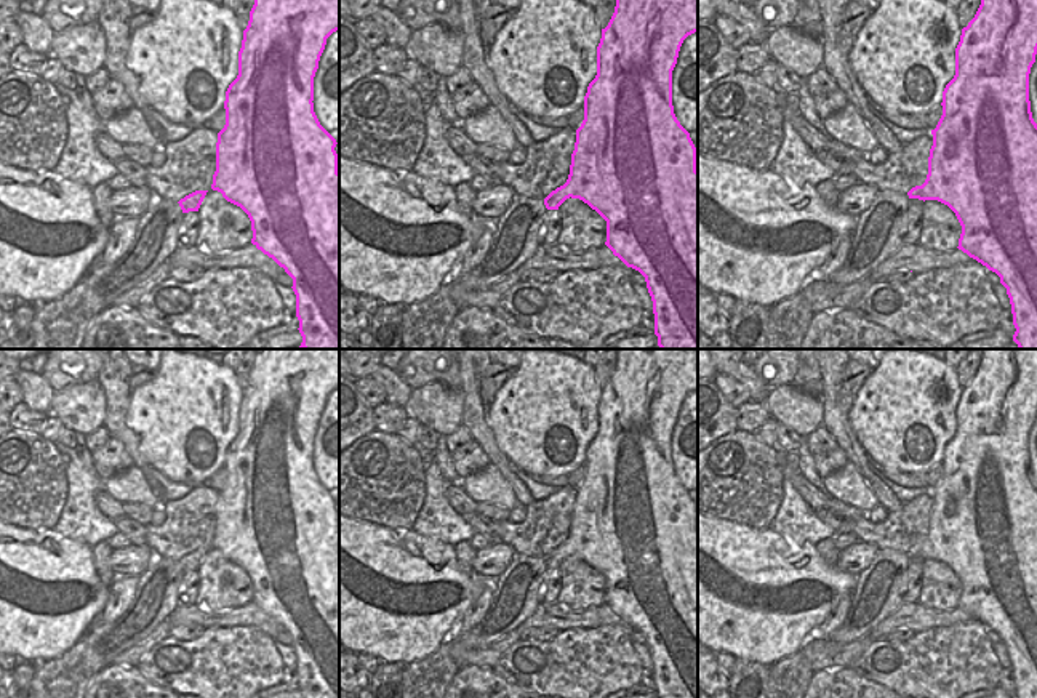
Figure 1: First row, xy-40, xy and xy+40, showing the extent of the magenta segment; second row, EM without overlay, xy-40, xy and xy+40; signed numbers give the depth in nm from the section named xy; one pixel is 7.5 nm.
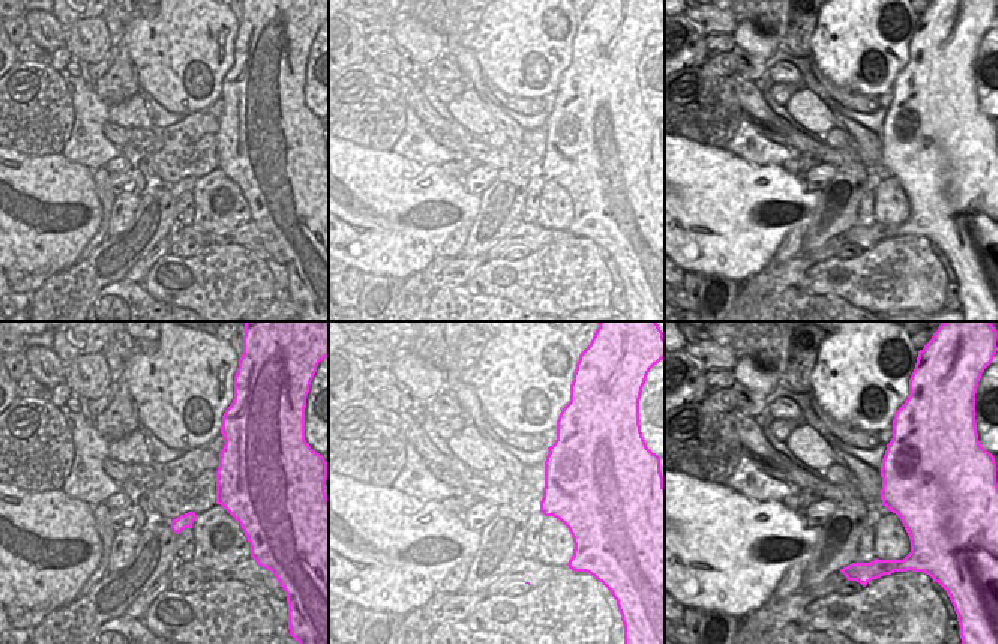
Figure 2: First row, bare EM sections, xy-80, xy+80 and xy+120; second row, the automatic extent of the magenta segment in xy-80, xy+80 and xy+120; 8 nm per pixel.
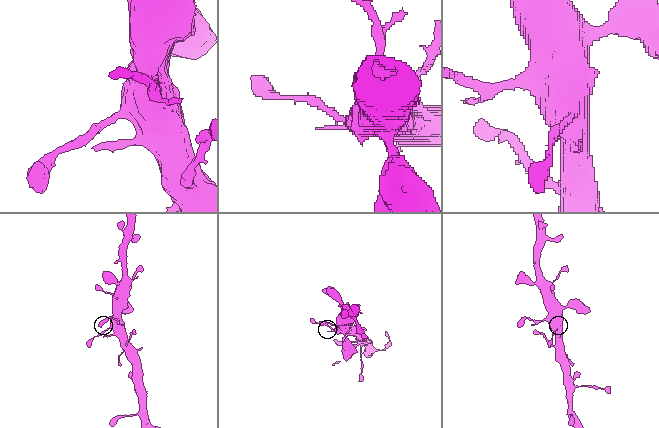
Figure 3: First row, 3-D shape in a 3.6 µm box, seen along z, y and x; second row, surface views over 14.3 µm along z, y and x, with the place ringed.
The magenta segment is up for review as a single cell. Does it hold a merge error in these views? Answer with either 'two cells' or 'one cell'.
one cell

